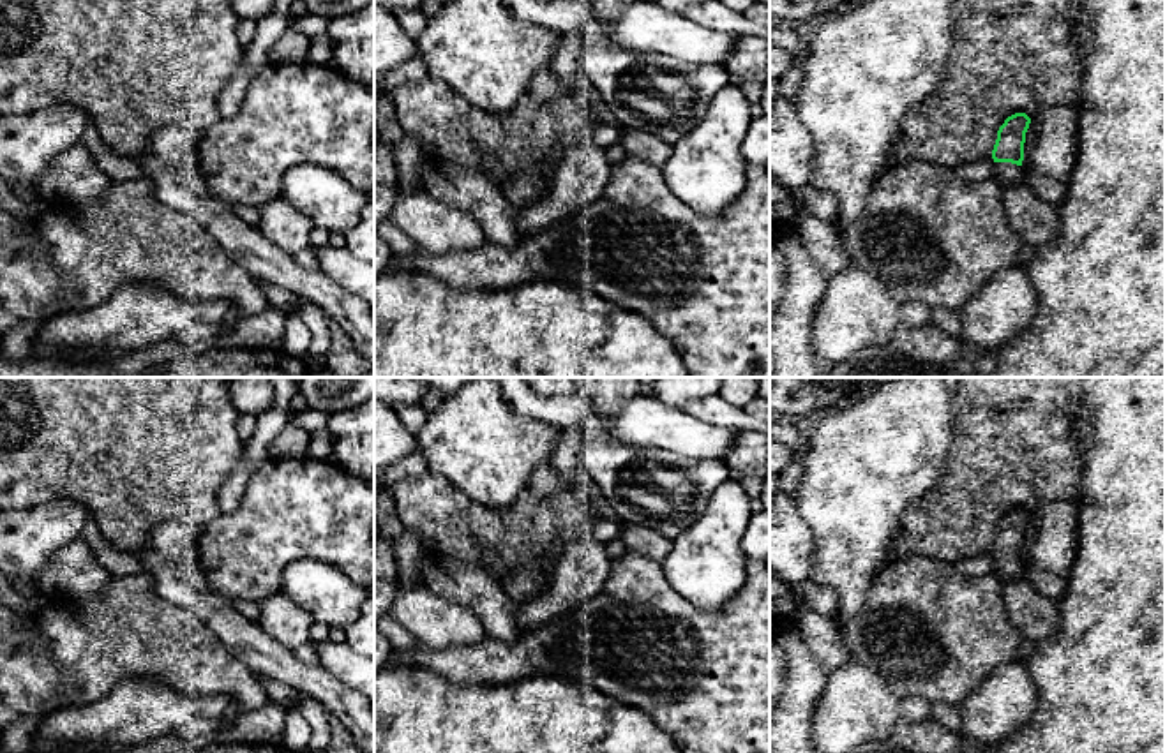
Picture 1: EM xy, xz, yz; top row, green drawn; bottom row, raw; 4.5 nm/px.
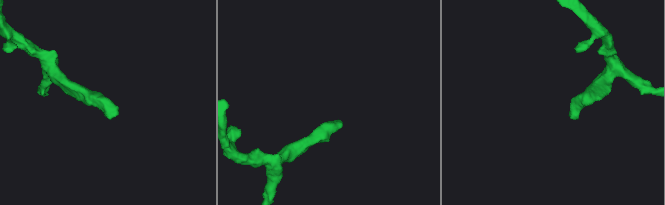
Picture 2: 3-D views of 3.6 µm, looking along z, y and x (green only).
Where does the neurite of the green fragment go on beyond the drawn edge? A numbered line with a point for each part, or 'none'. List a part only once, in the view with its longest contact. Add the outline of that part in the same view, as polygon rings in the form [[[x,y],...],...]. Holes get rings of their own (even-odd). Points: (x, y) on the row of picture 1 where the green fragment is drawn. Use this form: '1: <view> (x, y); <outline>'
1: yz (1005, 173); [[[996,162],[994,164],[994,180],[1001,185],[1015,185],[1024,180],[1022,166],[1011,162]]]

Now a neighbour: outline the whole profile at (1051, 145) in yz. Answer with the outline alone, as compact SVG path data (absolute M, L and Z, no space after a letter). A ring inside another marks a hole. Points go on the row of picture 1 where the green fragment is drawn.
M1052 106L1031 120L1024 143L1024 182L1045 203L1059 208L1064 201L1079 148L1079 109Z

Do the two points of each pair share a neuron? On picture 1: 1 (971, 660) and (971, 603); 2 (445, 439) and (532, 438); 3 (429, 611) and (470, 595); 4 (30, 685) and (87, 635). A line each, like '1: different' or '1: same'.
1: same
2: same
3: different
4: different

